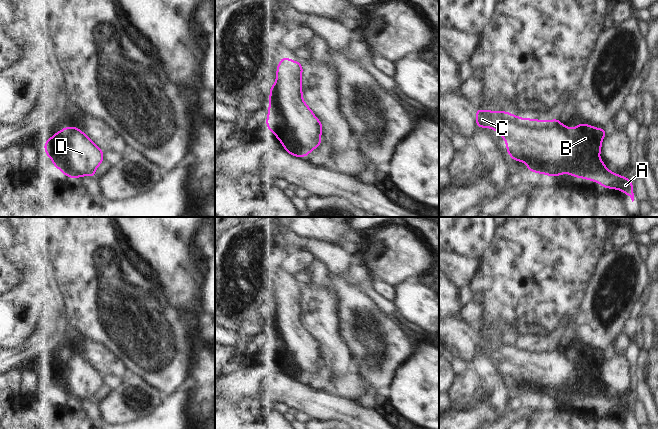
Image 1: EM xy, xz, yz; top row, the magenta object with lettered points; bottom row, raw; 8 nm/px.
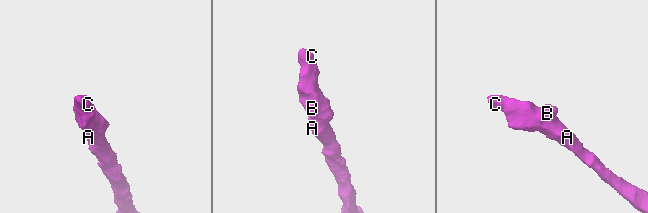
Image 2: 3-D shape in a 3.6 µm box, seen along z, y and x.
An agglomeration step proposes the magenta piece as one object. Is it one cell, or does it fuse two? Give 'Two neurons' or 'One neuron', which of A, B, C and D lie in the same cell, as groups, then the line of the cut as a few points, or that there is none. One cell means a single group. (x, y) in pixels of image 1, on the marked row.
One neuron. Groups: A B C D. No split.

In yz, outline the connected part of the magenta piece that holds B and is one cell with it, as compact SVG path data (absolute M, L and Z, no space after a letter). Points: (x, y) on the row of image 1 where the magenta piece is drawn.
M478 107L475 121L478 128L488 127L496 130L506 142L509 156L513 160L525 162L527 170L553 177L570 174L597 182L605 188L620 190L627 194L632 202L634 201L633 183L630 178L610 171L599 158L606 130L585 123L571 129L557 118L553 120L521 118L506 111L482 111Z

